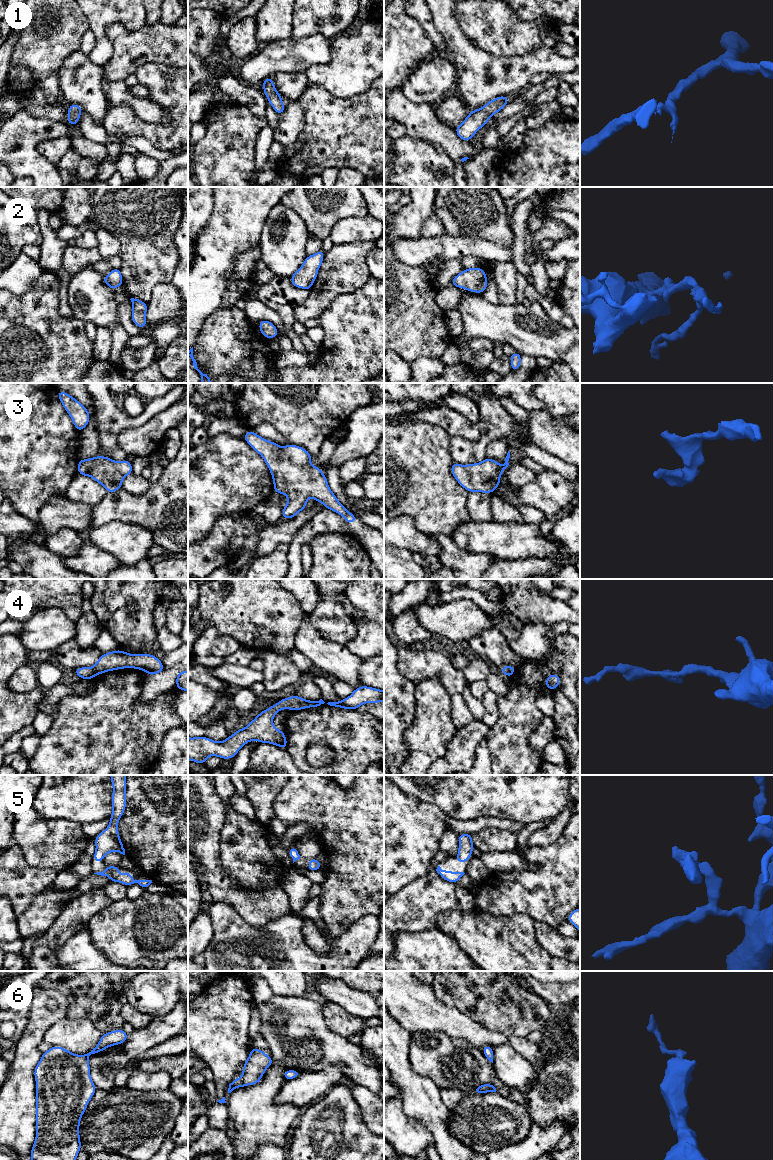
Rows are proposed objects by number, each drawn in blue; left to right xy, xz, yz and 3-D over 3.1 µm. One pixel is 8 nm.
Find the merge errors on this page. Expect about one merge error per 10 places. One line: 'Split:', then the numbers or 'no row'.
Split: no row

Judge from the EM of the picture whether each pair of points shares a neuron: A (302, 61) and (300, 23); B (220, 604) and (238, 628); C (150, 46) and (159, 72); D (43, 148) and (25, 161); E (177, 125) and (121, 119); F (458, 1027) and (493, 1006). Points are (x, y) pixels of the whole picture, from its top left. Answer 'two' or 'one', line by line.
A: two
B: one
C: two
D: two
E: one
F: two

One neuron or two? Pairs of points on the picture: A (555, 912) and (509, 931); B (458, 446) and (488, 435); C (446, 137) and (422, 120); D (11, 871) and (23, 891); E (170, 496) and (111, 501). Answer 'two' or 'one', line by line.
A: two
B: one
C: one
D: one
E: one

